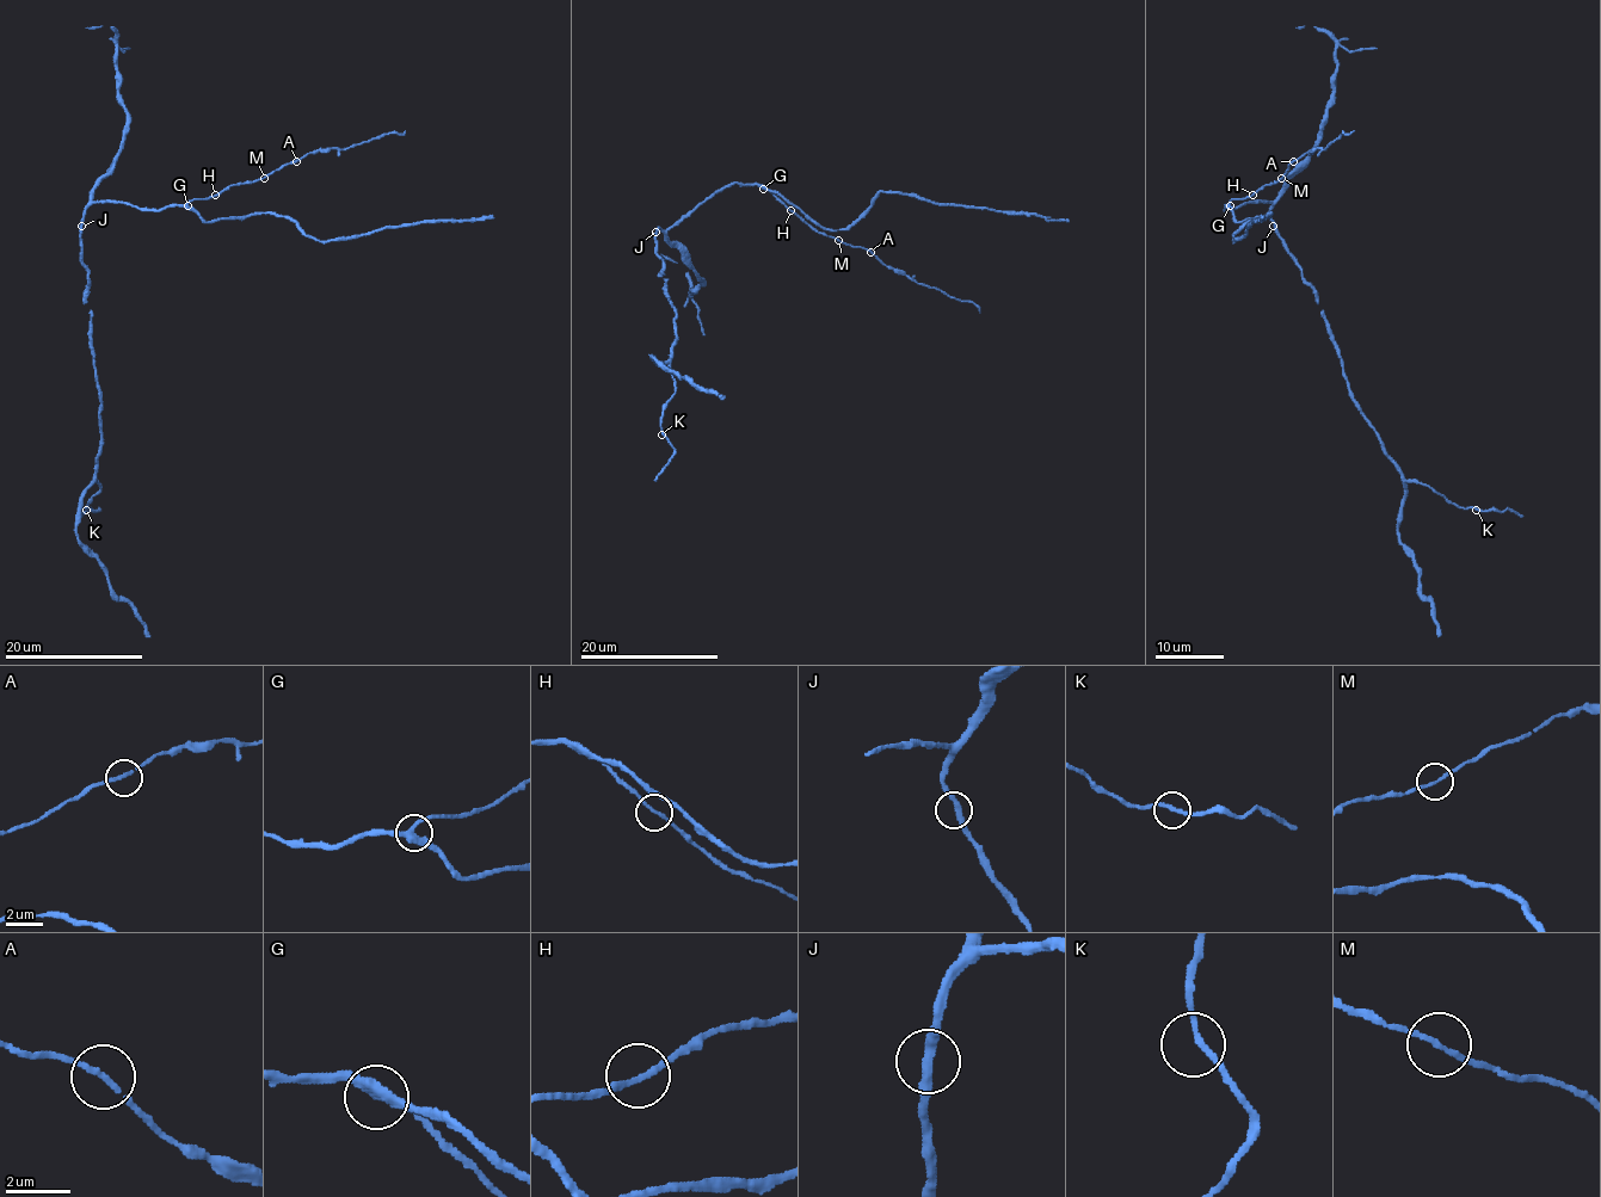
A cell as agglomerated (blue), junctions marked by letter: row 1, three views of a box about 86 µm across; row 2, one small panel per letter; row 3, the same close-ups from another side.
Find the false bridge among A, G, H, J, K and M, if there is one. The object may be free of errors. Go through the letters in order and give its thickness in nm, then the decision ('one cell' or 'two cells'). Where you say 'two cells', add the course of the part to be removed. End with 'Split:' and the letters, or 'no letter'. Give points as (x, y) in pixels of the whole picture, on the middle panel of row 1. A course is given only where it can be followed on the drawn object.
A: 170 nm thick; one cell
G: 320 nm thick; one cell
H: 170 nm thick; one cell
J: 320 nm thick; one cell
K: 190 nm thick; one cell
M: 160 nm thick; one cell
Split: no letter

